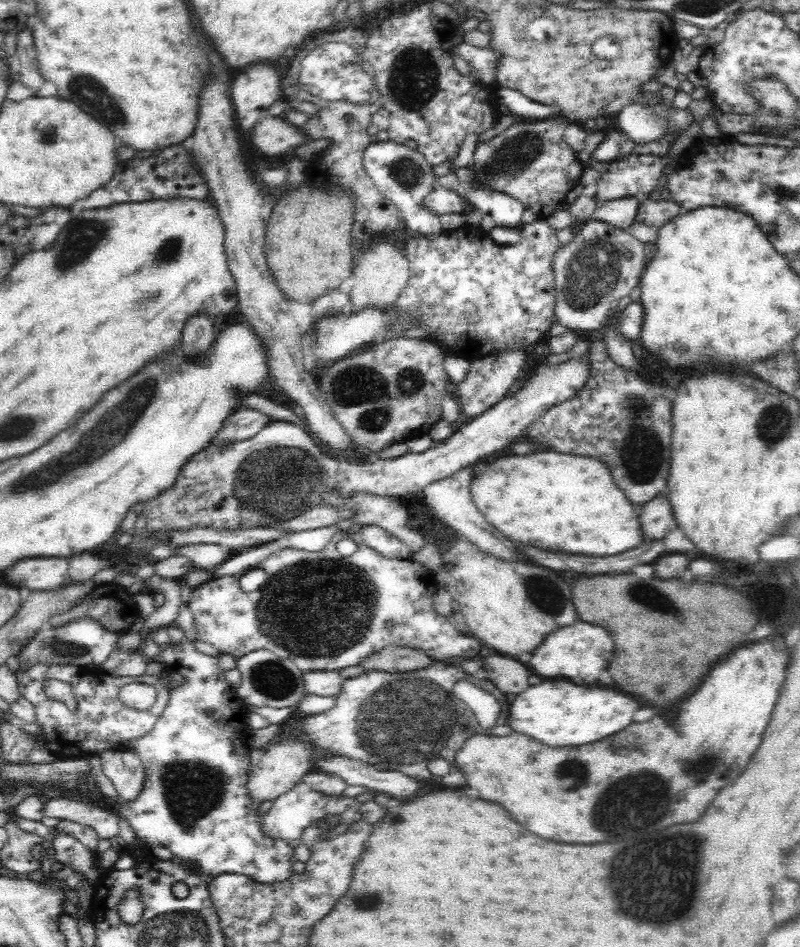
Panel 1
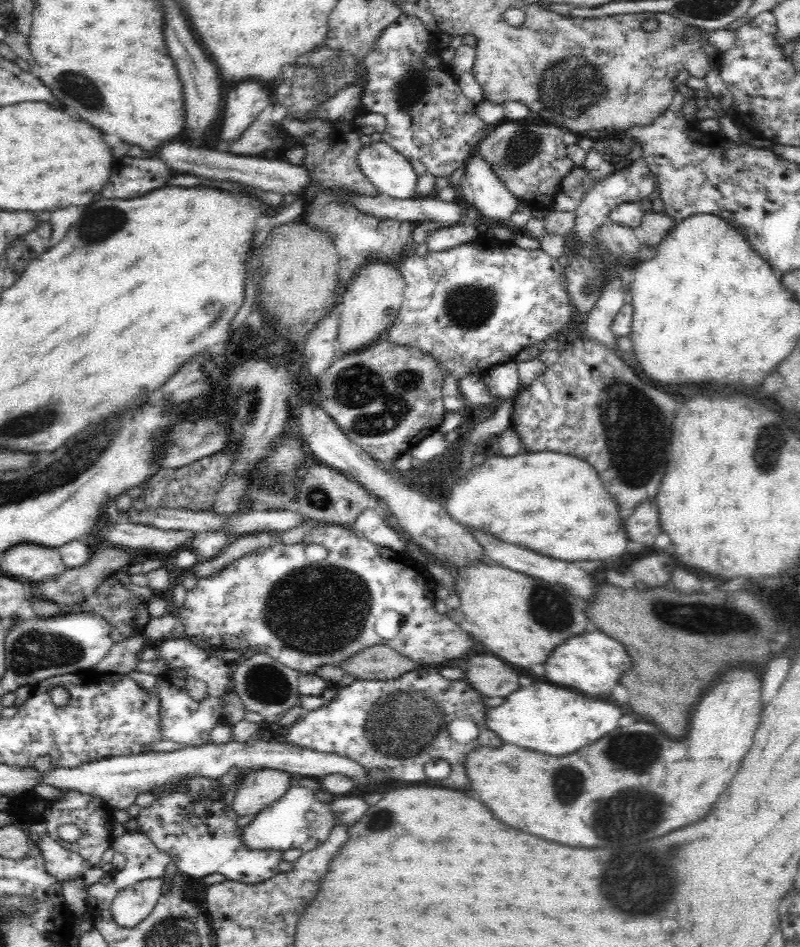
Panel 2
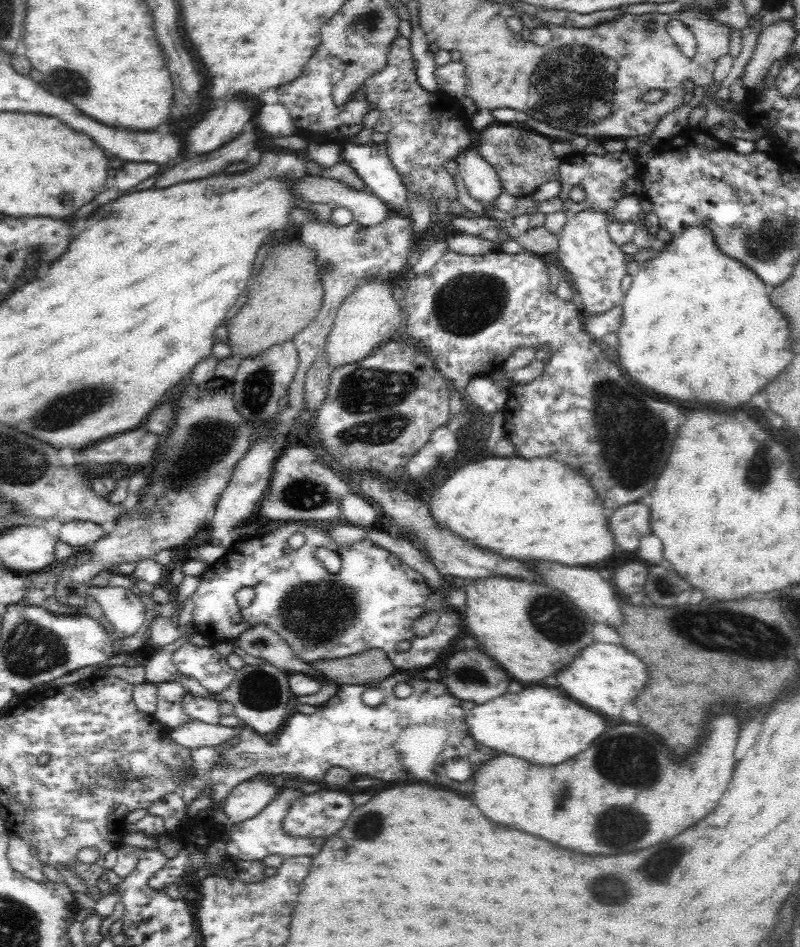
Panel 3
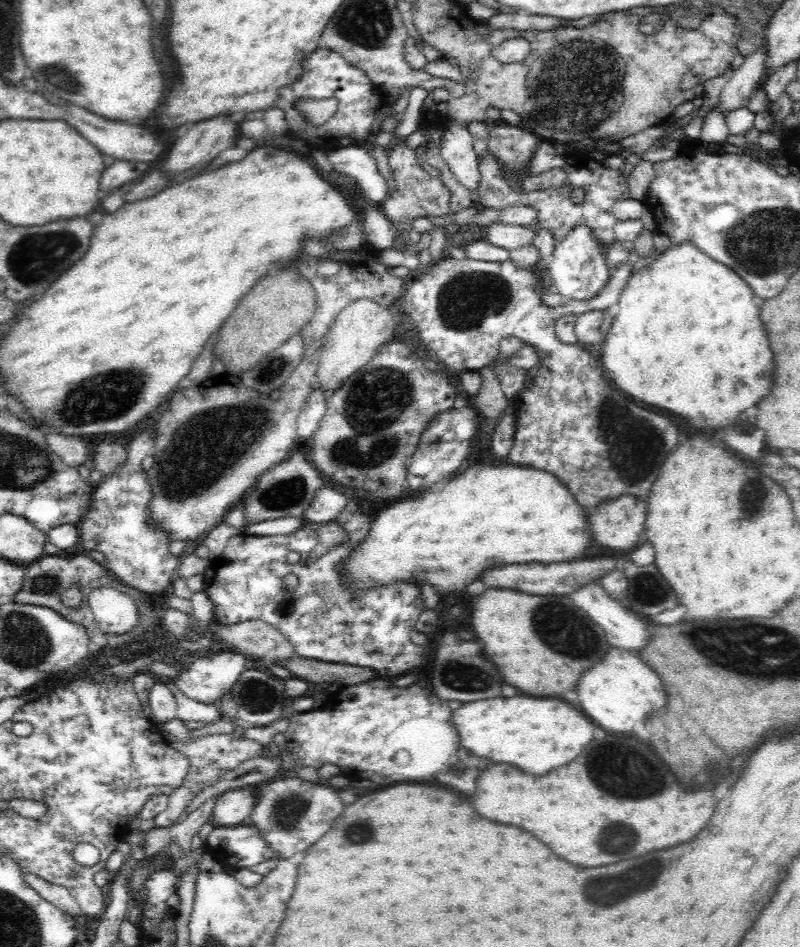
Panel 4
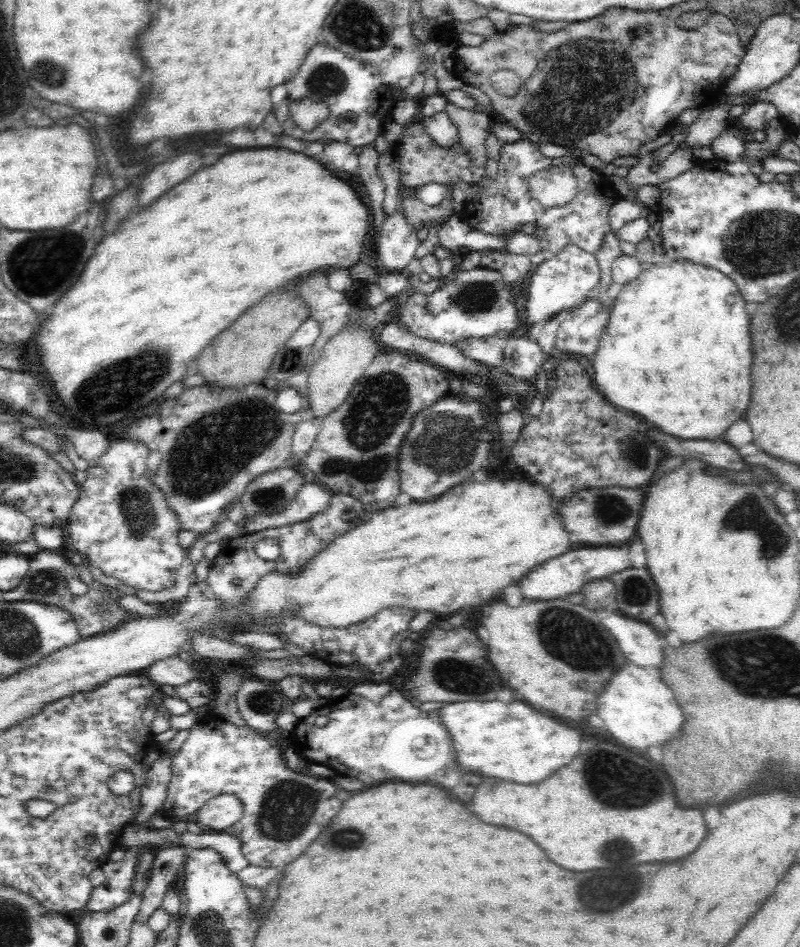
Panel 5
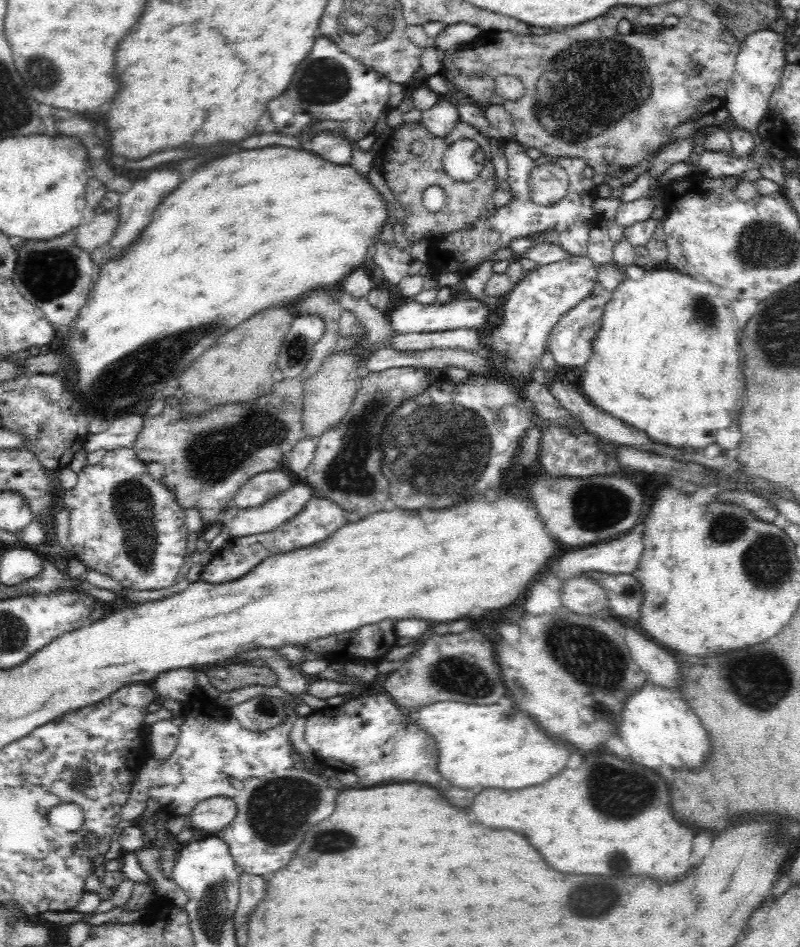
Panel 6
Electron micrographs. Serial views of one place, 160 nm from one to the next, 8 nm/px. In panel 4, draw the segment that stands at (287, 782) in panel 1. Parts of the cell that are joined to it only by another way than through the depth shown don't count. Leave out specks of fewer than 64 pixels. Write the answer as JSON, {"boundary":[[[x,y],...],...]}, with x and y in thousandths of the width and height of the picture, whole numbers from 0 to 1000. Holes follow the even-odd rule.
{"boundary":[[[313,832],[280,835],[270,841],[263,869],[270,873],[294,873],[306,870],[318,853],[318,837]]]}

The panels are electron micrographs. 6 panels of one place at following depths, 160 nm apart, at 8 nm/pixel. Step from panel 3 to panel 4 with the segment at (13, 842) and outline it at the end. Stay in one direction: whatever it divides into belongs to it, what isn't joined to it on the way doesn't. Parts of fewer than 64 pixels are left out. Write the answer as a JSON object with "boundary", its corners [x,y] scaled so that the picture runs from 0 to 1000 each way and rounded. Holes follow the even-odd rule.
{"boundary":[[[30,923],[30,929],[41,940],[46,941],[51,948],[63,951],[71,960],[89,965],[90,968],[105,974],[106,966],[83,938],[55,931],[53,927],[43,927],[40,923]]]}

